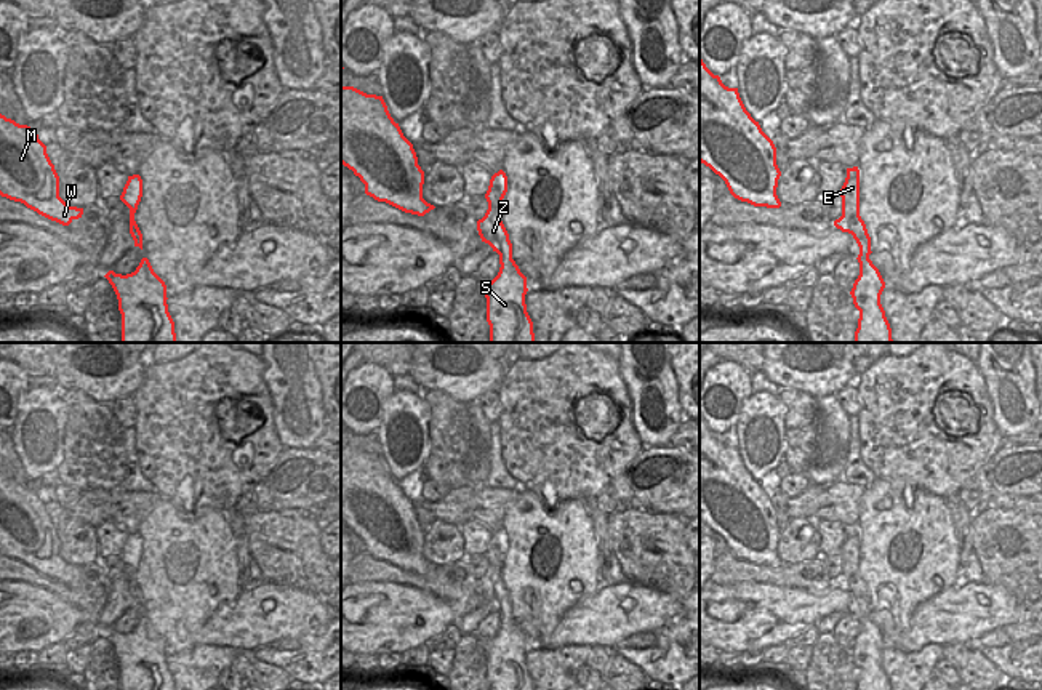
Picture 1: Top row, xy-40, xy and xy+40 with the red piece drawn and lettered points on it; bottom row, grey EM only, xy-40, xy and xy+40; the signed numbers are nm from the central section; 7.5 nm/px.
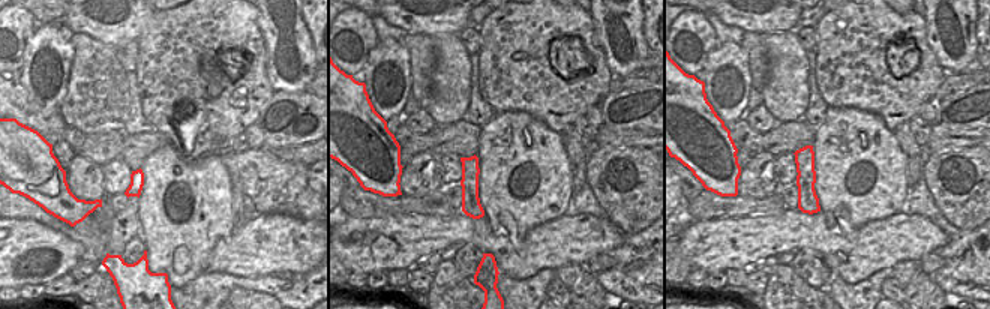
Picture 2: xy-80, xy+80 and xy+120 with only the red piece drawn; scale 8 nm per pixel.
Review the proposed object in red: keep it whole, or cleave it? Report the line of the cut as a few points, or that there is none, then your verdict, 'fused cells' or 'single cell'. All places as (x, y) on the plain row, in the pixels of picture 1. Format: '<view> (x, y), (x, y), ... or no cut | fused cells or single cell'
no cut | single cell

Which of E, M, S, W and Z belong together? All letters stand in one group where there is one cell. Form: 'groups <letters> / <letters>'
groups E M S W Z

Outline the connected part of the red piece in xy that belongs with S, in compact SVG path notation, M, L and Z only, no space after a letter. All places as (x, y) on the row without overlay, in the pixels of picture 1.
M503 528L490 538L485 557L488 568L477 580L482 600L488 602L499 613L498 634L483 644L487 656L487 680L490 690L533 690L533 680L527 671L525 653L527 636L512 618L512 602L501 580L503 557L507 551L507 535Z

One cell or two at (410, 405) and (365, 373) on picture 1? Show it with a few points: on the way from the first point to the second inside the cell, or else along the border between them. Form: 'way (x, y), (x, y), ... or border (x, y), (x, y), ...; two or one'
border (396, 389), (384, 402), (381, 423), (376, 428); two

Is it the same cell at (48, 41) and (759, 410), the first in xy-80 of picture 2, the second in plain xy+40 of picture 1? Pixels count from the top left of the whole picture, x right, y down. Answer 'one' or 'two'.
one

